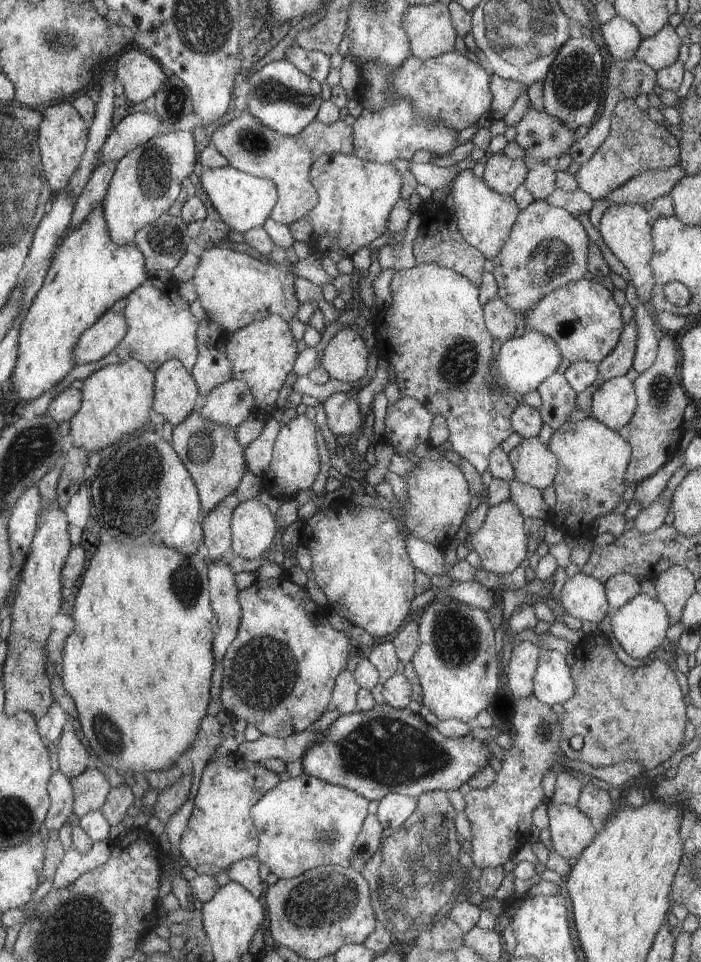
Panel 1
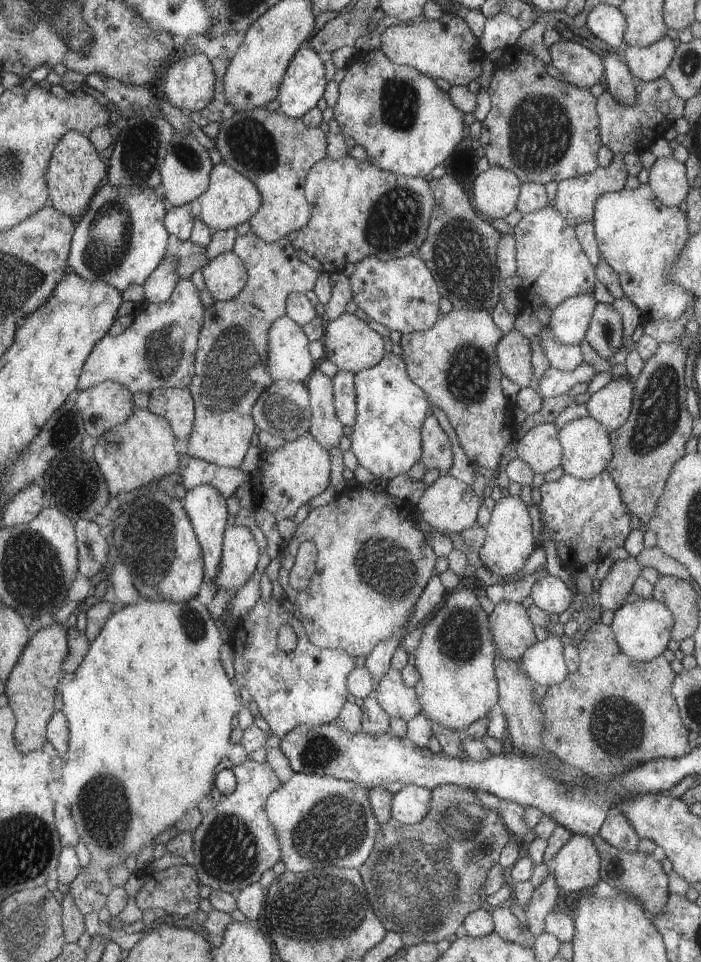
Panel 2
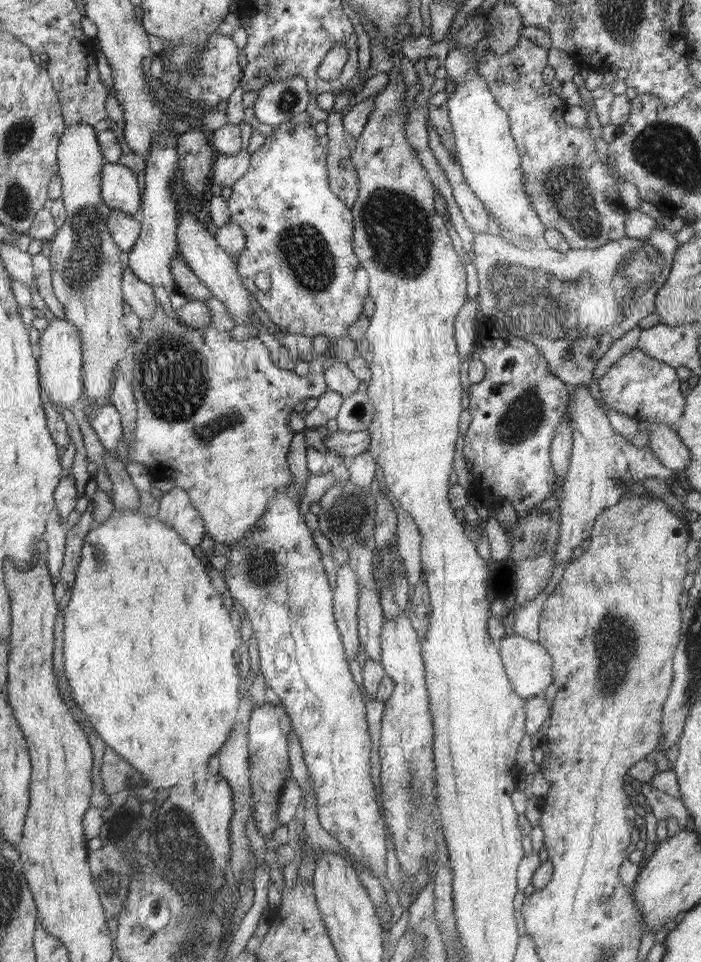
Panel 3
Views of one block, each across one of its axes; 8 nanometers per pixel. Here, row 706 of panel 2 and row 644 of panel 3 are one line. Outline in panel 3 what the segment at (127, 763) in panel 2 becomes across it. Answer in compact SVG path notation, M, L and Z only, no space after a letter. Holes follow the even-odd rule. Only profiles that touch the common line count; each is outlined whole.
M115 510L113 515L96 528L90 530L85 538L81 550L81 559L76 569L75 581L72 586L72 595L64 610L64 636L62 644L62 656L64 656L64 674L68 679L70 690L76 705L92 724L95 731L107 746L129 762L146 782L146 787L152 791L179 789L186 784L192 787L194 782L203 781L209 777L208 762L226 744L228 734L234 726L236 712L216 712L216 704L220 708L238 710L240 696L240 676L234 660L236 648L240 648L242 638L240 634L234 634L234 624L224 608L220 594L214 590L208 574L204 572L202 562L194 556L192 548L185 539L172 530L166 523L160 522L156 517L148 517L137 510Z

